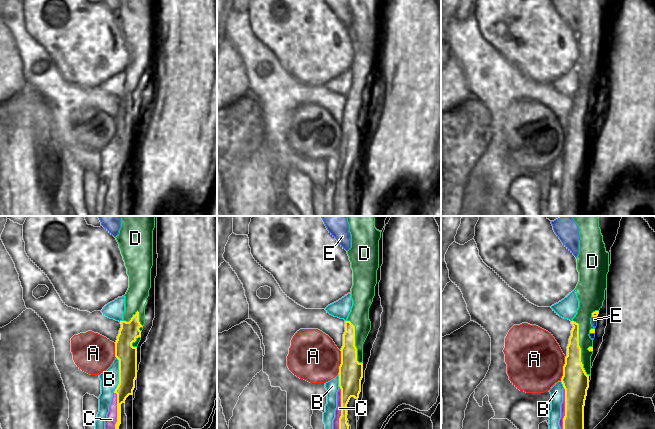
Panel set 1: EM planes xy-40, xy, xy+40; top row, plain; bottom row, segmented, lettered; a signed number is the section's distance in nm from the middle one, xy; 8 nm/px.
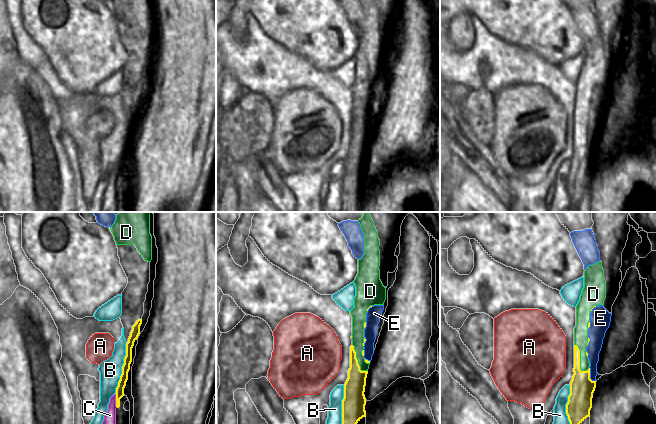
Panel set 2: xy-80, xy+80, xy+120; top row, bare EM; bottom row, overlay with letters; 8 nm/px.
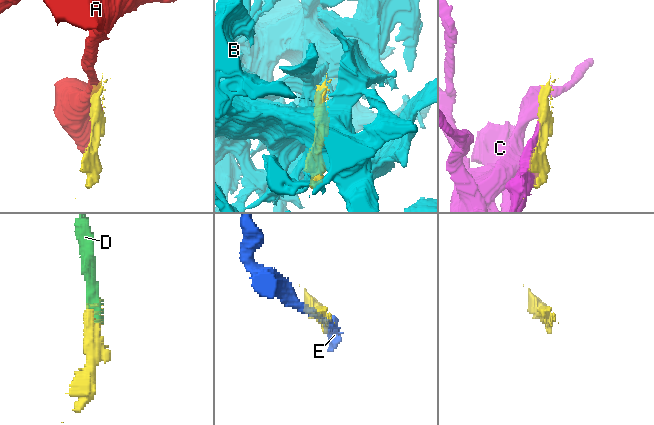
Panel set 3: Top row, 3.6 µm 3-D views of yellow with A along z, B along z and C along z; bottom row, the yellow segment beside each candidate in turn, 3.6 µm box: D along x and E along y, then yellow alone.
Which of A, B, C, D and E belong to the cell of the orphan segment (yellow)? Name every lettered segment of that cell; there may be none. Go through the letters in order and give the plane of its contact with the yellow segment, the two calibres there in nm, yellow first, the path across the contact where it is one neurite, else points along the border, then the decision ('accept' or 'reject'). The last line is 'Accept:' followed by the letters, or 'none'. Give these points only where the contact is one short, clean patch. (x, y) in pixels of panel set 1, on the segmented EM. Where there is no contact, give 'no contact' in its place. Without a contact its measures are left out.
A: xy | 190/400 nm | reject
B: xy-40 | 160/140 nm | reject
C: xy | 180/50 nm | reject
D: xy+40 | 190/130 nm | accept
E: xy+40 | 50/50 nm | reject
Accept: D

